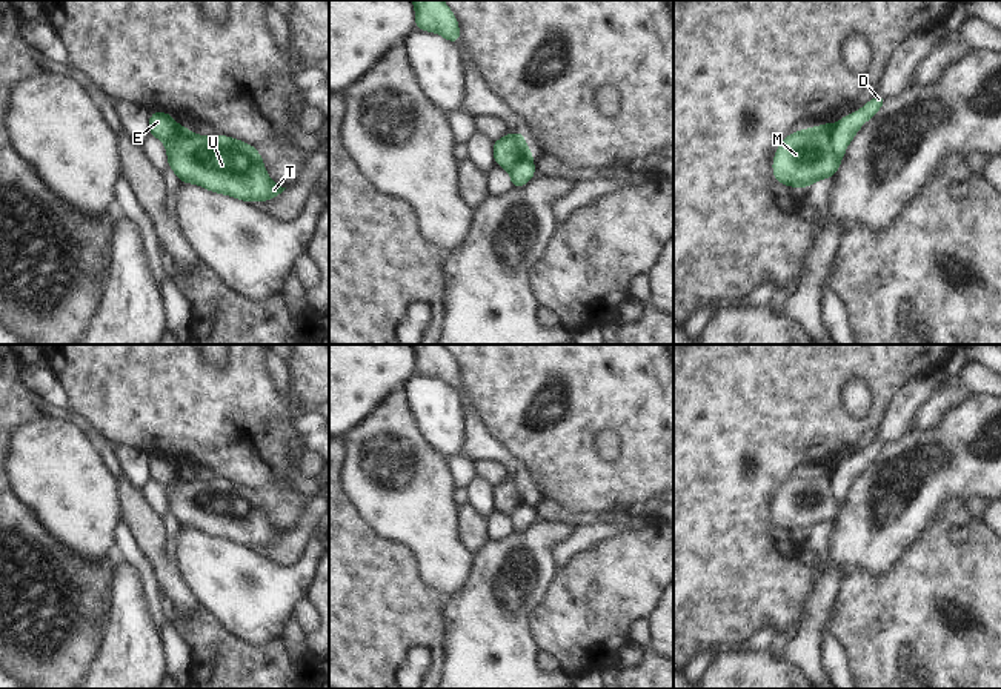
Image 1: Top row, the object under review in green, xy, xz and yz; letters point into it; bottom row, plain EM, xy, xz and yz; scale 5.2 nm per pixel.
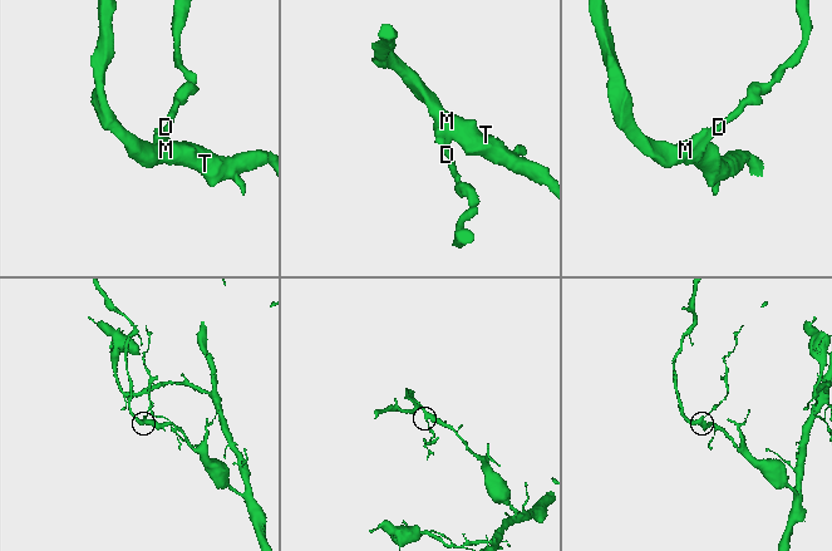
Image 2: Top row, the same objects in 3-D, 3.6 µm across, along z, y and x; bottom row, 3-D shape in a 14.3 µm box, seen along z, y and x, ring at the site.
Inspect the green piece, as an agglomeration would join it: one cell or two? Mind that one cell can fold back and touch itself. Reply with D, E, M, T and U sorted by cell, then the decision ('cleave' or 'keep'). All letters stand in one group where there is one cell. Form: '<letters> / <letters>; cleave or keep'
D / E M T U; cleave

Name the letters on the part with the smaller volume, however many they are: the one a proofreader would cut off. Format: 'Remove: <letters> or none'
Remove: D

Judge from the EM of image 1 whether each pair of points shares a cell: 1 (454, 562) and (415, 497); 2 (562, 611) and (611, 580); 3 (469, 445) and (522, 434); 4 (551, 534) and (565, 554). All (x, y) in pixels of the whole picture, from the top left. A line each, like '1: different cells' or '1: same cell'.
1: same cell
2: same cell
3: different cells
4: different cells

